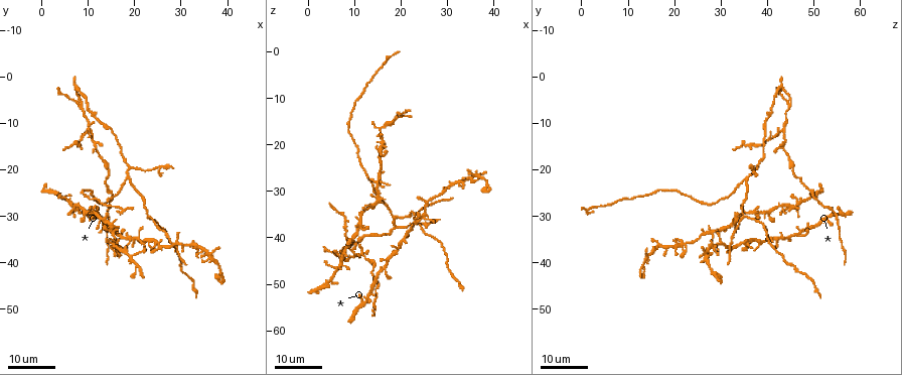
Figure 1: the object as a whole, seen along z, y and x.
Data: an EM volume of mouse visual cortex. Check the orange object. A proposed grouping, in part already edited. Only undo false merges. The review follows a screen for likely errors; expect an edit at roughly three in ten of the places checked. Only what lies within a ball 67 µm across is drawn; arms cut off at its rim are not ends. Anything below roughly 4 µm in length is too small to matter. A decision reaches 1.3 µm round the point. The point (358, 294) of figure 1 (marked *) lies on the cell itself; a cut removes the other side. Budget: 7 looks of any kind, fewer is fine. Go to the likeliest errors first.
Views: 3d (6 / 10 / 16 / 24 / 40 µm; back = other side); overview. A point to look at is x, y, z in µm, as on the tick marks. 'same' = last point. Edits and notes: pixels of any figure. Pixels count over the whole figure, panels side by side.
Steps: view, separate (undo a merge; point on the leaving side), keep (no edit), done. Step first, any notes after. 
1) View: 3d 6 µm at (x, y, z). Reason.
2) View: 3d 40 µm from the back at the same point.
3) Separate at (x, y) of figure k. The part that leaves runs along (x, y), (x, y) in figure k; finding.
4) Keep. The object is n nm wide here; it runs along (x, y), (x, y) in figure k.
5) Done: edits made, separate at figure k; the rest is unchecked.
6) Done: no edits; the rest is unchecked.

View: 3d 16 µm at (8.5, 6.5, 45.0). Three-way junction.

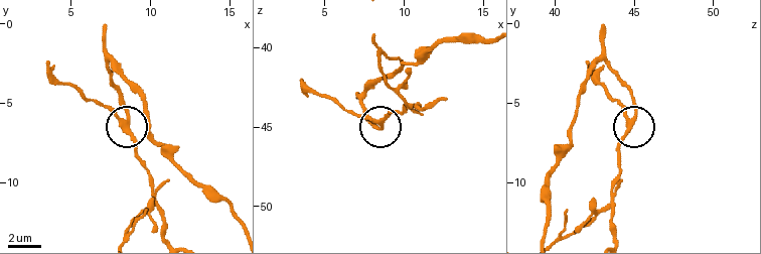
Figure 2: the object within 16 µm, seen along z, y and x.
View: 3d 10 µm at (8.2, 6.2, 44.6).

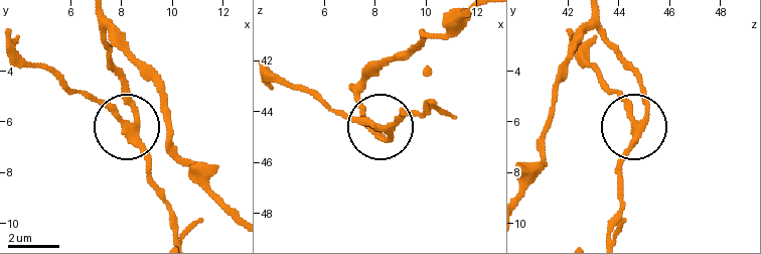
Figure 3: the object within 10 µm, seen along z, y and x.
Separate at (125, 88) of figure 3. The side arm is 7 µm long; the part that leaves runs along (639, 123), (641, 86), (587, 34), (528, 183) in figure 3; a second cell is stuck on.

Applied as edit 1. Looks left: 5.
View: 3d 24 µm at (9.5, 11.5, 43.0). Looks like a crossing.

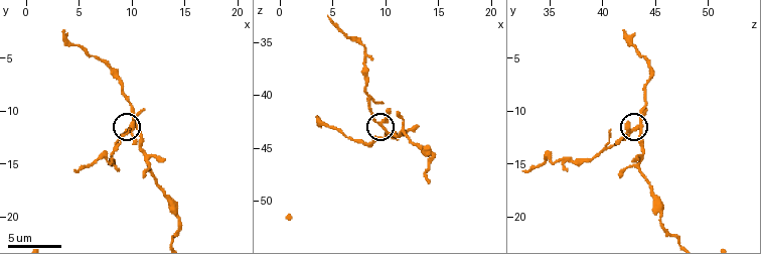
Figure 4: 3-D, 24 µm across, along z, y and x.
View: 3d 6 µm at (10.2, 11.4, 43.4).

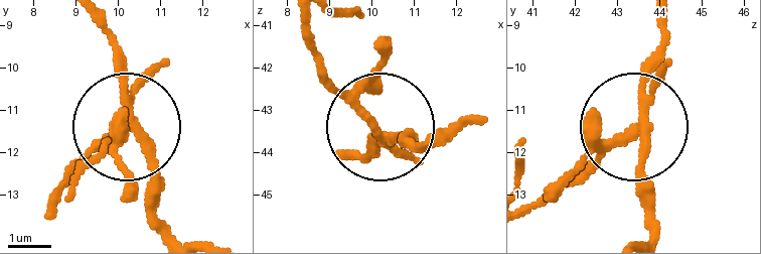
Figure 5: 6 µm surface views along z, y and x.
Separate at (158, 64) of figure 5. The object is 200 nm wide here; two cells meet here.

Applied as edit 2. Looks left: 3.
View: overview. See it whole again.

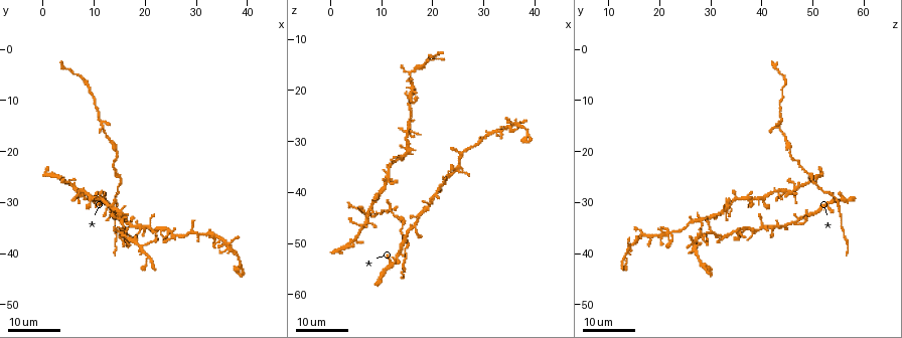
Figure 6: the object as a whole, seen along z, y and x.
View: 3d 24 µm at (12.5, 29.5, 53.5). Four or more arms meet.

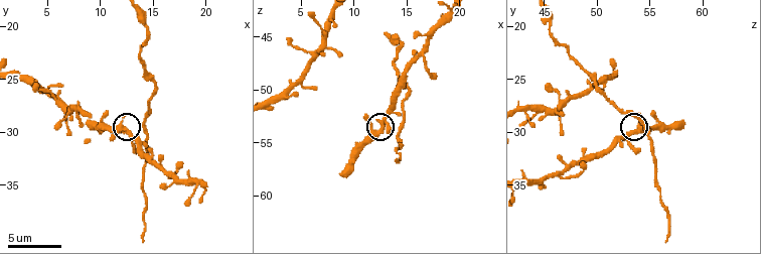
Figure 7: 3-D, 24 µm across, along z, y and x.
View: 3d 10 µm at (12.4, 30.0, 54.0).

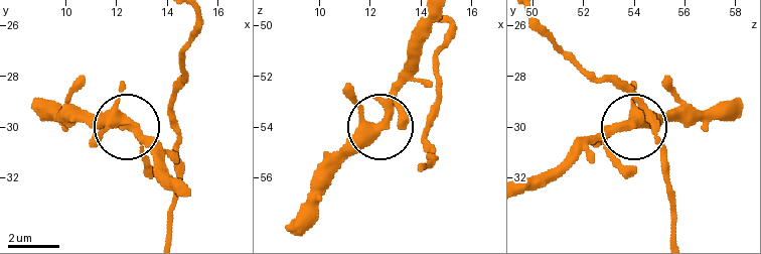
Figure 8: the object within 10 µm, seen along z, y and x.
Keep. 5 arms meet here; it runs along (344, 84), (372, 127), (334, 170) in figure 8; all the same cell.

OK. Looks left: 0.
Done: edits made, separate at figure 3, separate at figure 5; the rest is unchecked.

